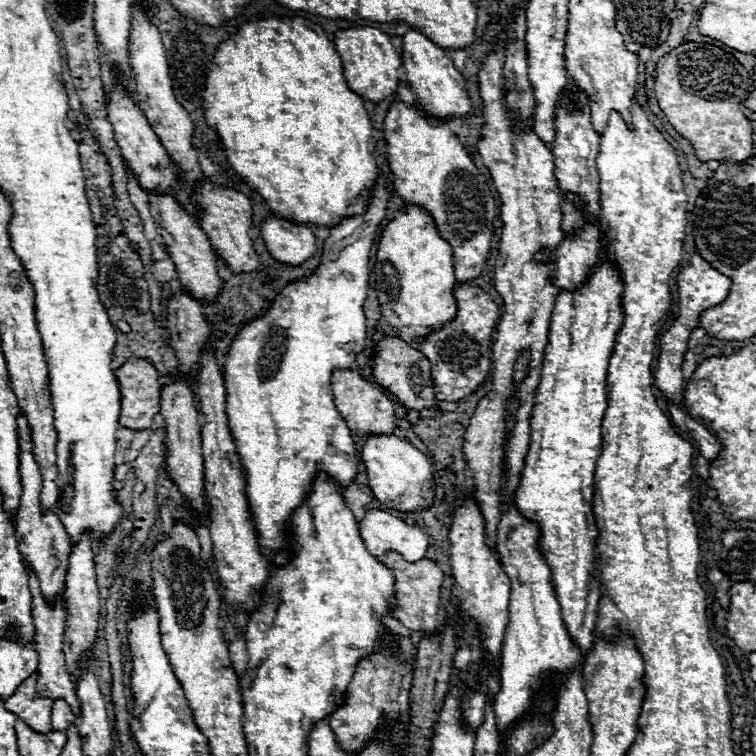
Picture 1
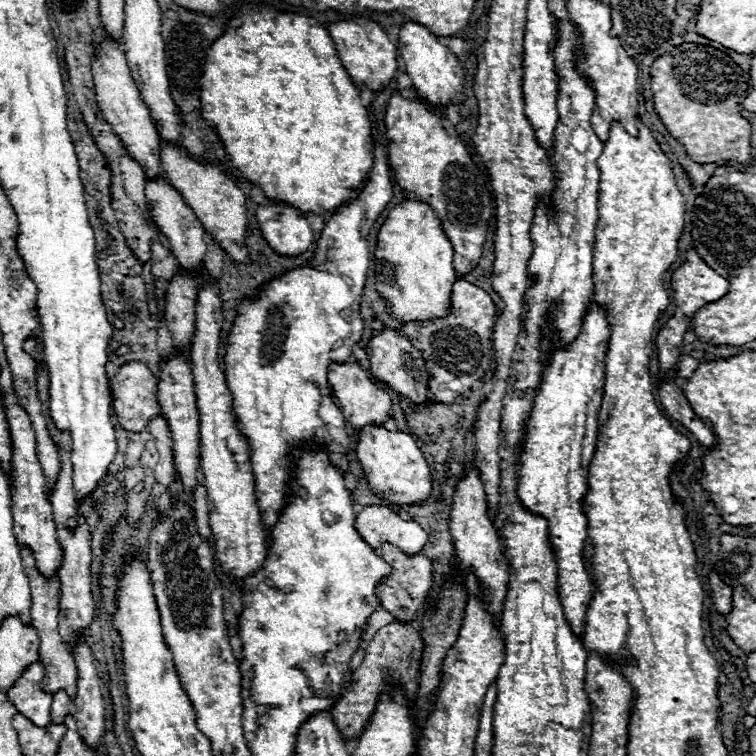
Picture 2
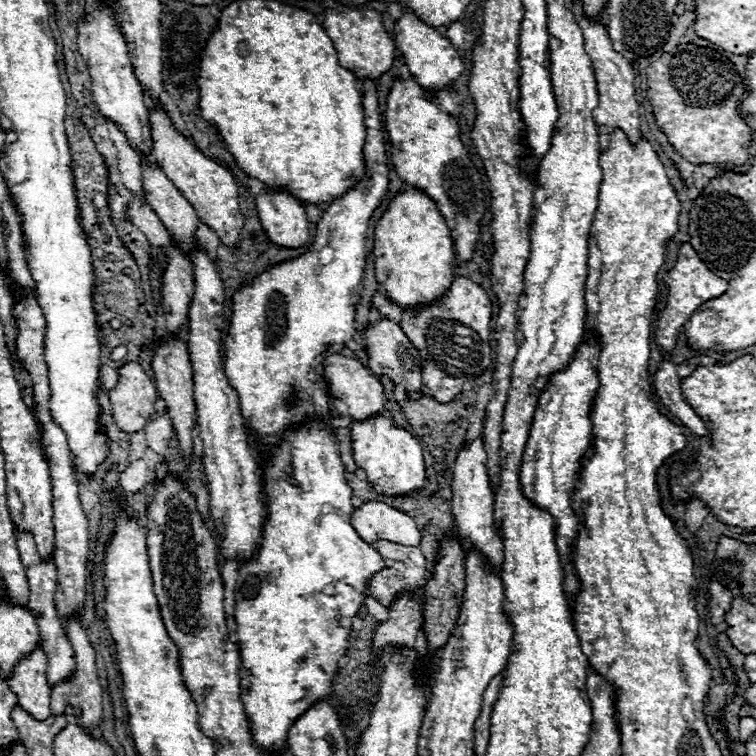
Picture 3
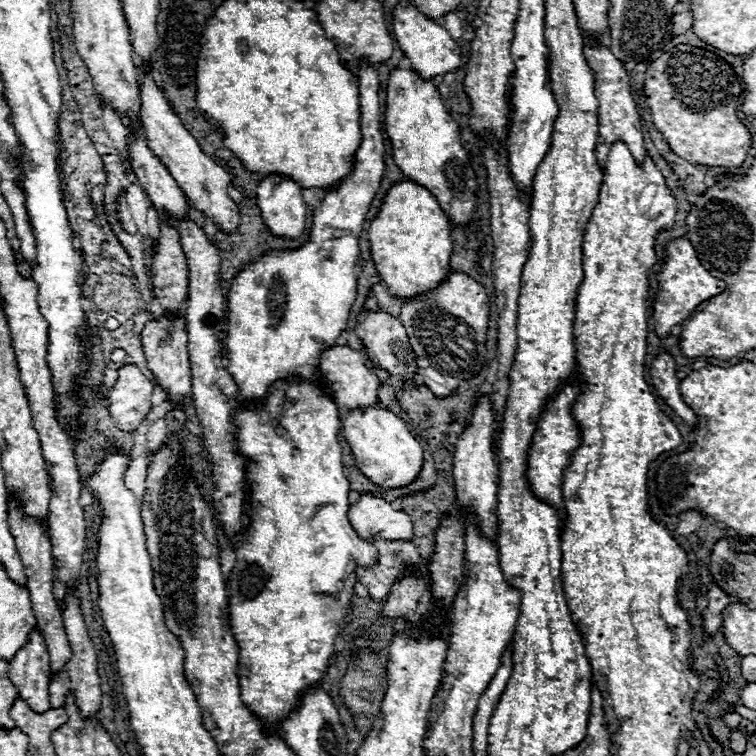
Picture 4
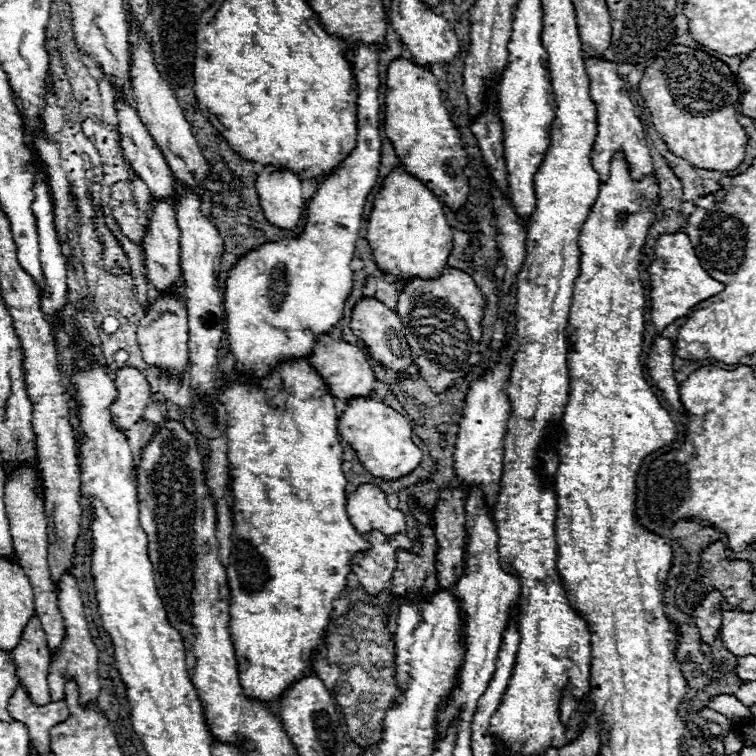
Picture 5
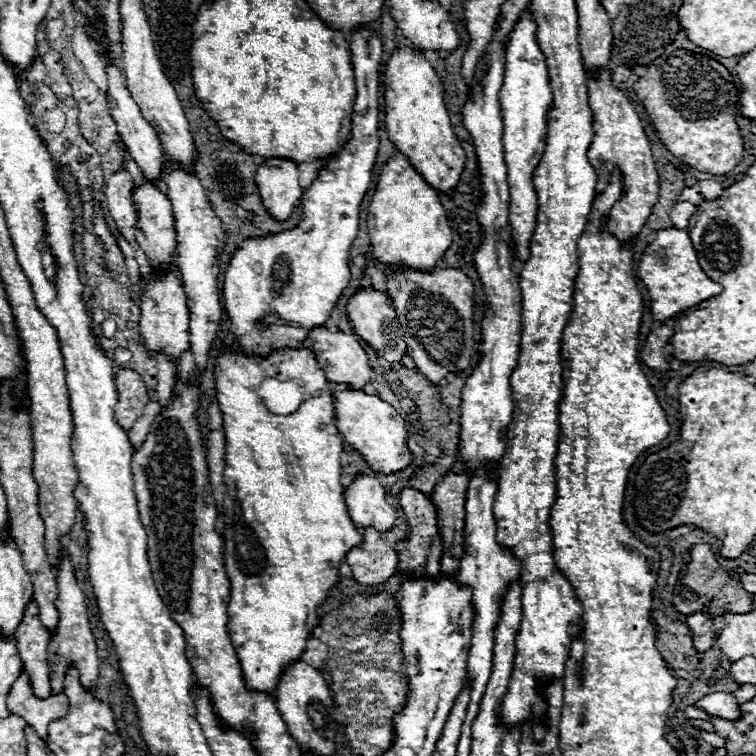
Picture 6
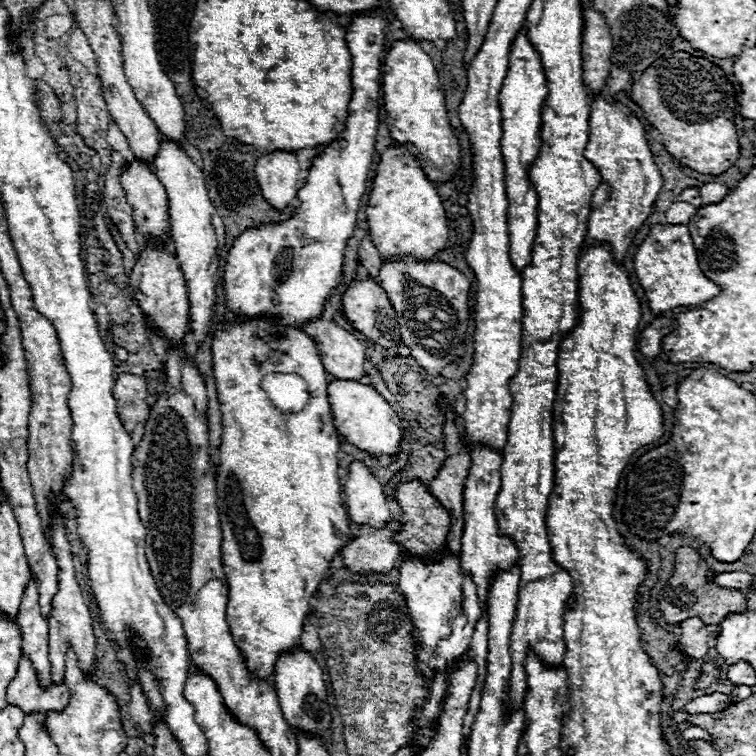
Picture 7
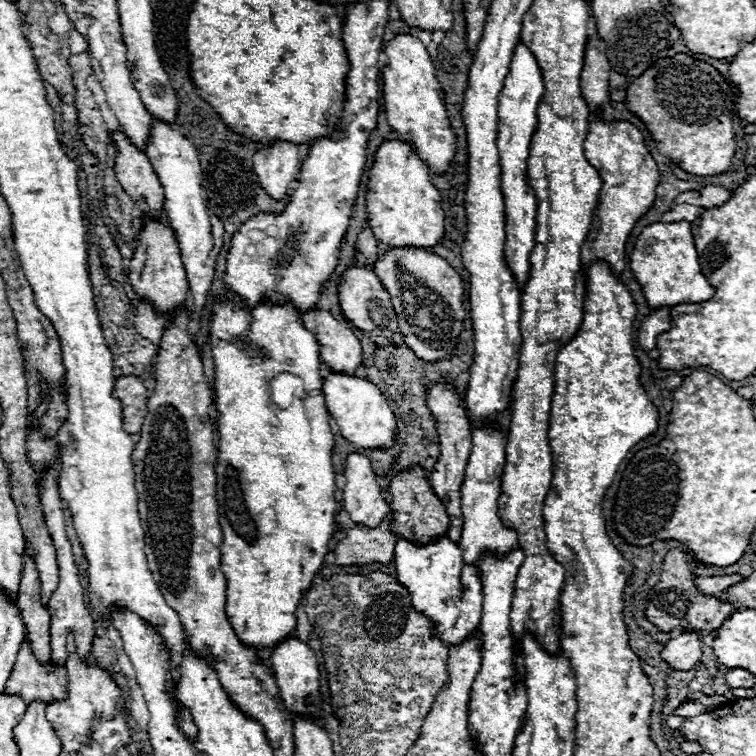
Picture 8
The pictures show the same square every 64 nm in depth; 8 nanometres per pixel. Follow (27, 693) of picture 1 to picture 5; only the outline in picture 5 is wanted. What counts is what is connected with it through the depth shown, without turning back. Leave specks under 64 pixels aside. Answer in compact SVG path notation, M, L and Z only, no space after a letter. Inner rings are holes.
M36 614L28 620L20 644L14 648L14 662L18 666L18 680L24 684L26 692L34 700L34 704L50 702L48 688L48 668L50 668L50 650L46 642L46 634L40 626Z

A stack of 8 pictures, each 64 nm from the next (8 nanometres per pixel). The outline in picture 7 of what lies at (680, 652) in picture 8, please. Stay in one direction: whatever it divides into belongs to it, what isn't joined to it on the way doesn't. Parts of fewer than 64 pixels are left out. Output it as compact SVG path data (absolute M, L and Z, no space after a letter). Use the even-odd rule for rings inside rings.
M692 618L692 620L684 620L680 624L682 628L682 634L676 642L678 650L688 656L690 660L698 660L706 654L708 650L708 632L706 632L706 626L698 620L698 618Z

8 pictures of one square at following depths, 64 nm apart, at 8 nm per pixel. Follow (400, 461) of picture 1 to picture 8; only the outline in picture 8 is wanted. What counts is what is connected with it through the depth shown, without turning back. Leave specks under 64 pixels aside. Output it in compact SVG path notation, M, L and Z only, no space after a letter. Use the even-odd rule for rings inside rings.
M328 370L328 374L322 378L322 394L326 400L326 408L330 416L336 420L340 434L350 440L352 444L360 448L384 448L394 444L396 436L396 418L386 404L384 394L378 390L376 384L372 384L366 378L340 374L334 370Z

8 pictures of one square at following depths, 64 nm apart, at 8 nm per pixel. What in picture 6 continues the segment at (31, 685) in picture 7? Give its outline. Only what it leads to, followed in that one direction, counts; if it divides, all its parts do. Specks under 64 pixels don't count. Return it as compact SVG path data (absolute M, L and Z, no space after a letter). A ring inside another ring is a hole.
M22 670L18 680L12 684L8 694L8 710L22 716L42 738L48 736L48 724L56 718L64 718L68 714L68 696L64 692L52 694L46 700L34 696L30 686L30 676Z

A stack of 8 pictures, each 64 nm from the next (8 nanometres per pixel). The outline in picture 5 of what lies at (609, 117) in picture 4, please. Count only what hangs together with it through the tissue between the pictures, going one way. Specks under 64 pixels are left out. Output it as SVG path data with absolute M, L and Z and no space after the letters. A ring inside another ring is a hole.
M586 58L586 72L590 78L592 102L596 104L596 114L598 114L596 116L598 136L596 136L596 144L592 148L592 166L598 172L608 172L614 152L624 152L628 170L632 172L634 180L640 180L640 176L654 174L652 156L646 146L642 122L634 112L634 104L626 90L626 80L622 80L616 72L616 64L612 64L608 60L600 60L600 58Z

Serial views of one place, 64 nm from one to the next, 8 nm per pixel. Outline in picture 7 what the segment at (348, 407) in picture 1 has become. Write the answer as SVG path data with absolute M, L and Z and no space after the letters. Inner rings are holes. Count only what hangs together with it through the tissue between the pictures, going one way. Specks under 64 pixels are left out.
M324 318L310 320L308 324L304 324L302 330L308 332L316 342L324 370L332 378L342 378L342 380L362 378L366 356L364 356L364 346L356 336L352 336L336 322L328 322Z

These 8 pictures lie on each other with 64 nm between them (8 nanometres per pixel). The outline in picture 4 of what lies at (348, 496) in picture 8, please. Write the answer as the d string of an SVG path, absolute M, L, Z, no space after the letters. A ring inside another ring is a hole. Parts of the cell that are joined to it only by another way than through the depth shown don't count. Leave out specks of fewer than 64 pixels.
M370 492L360 494L360 500L350 504L348 518L364 540L370 540L374 534L382 534L386 540L412 540L410 516L394 510L390 502Z

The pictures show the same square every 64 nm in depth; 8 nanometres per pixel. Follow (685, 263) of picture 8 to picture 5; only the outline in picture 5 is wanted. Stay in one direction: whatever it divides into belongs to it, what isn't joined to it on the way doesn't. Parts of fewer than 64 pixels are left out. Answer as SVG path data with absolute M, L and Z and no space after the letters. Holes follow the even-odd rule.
M684 232L660 234L654 244L654 260L648 264L646 272L650 278L650 318L658 332L662 332L676 318L686 316L692 306L698 302L716 296L724 290L724 284L710 278L708 272L700 266L698 256L690 244L690 238Z

